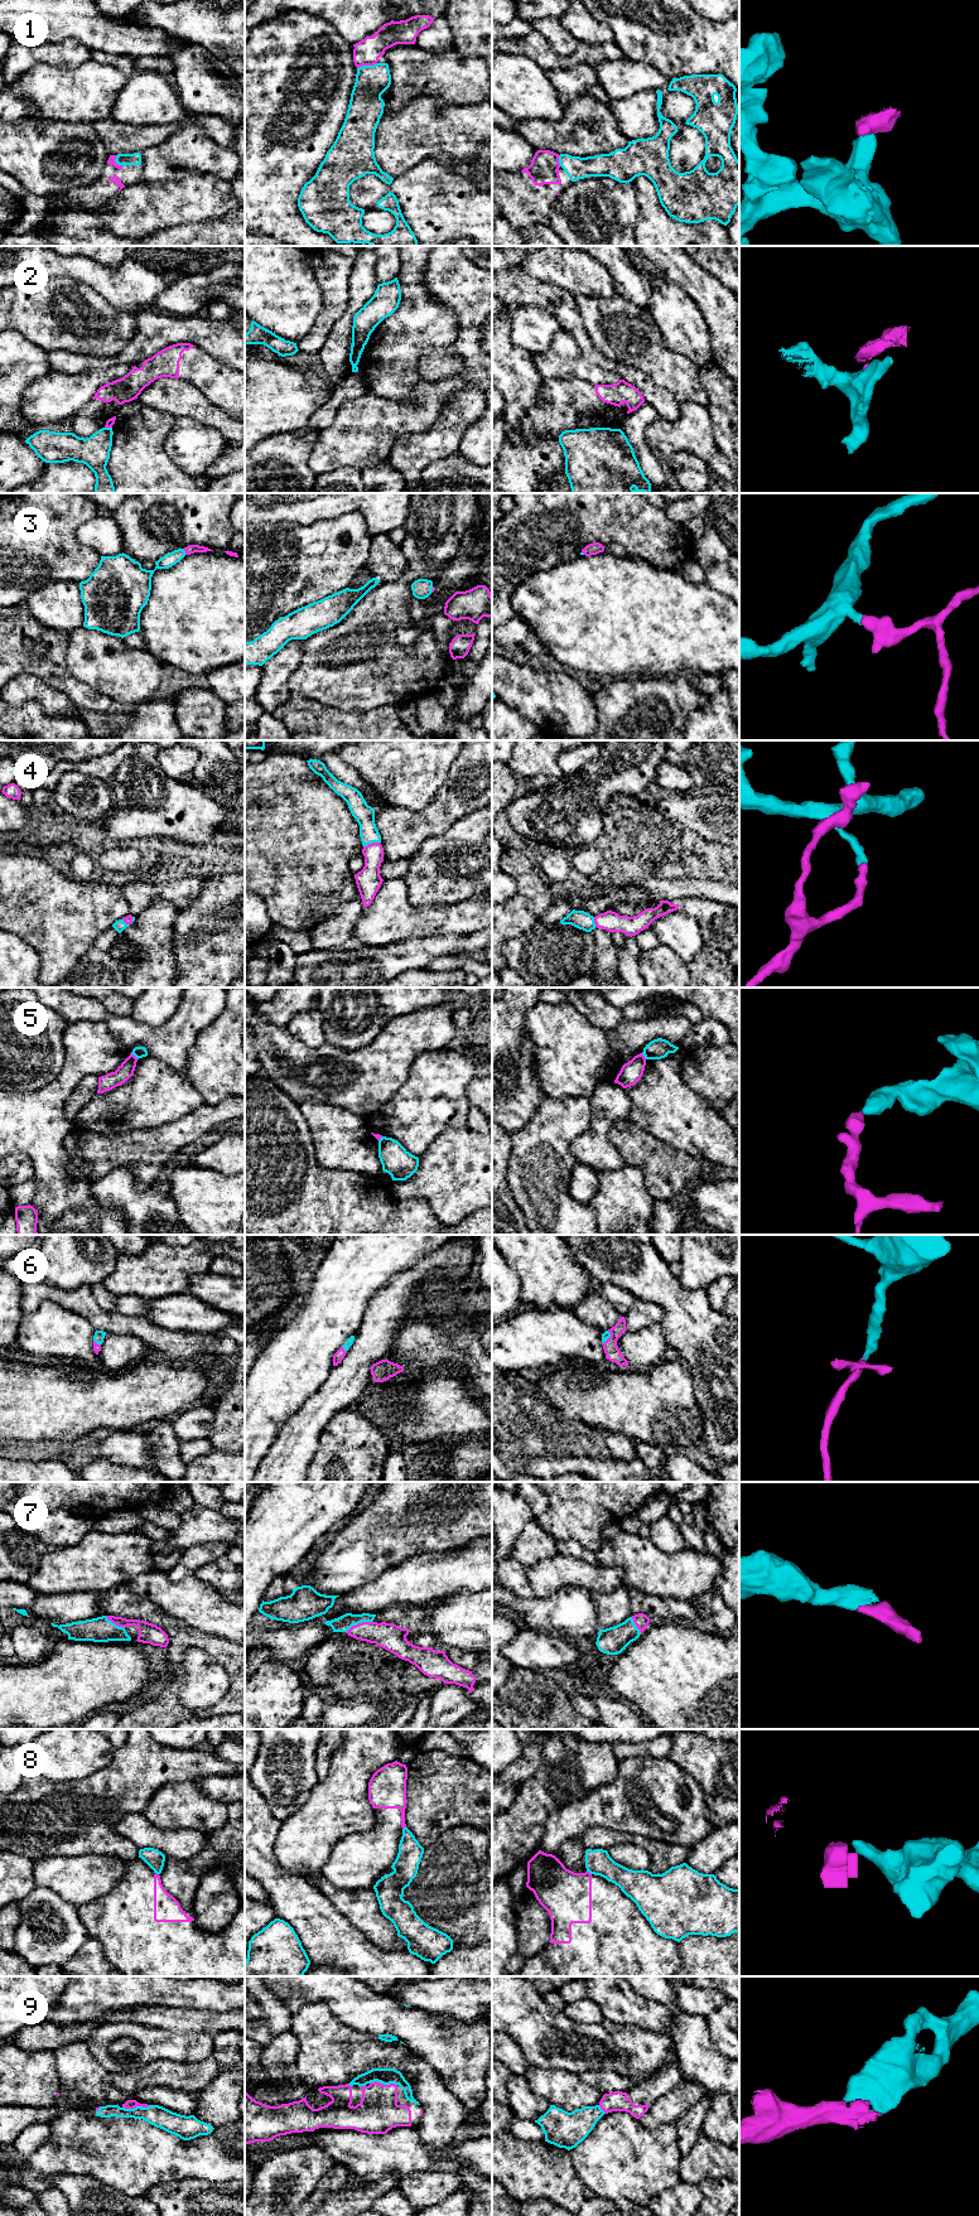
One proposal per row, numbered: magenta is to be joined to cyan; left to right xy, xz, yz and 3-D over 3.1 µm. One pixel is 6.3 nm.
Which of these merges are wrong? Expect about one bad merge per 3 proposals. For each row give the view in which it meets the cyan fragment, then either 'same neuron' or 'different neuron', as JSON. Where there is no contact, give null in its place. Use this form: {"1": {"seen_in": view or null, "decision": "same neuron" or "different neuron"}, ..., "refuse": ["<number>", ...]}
{"1": {"seen_in": "xz", "decision": "same neuron"}, "2": {"seen_in": "xy", "decision": "different neuron"}, "3": {"seen_in": "xy", "decision": "same neuron"}, "4": {"seen_in": "xz", "decision": "same neuron"}, "5": {"seen_in": "xy", "decision": "different neuron"}, "6": {"seen_in": "xz", "decision": "same neuron"}, "7": {"seen_in": "xz", "decision": "same neuron"}, "8": {"seen_in": "yz", "decision": "different neuron"}, "9": {"seen_in": "xz", "decision": "same neuron"}, "refuse": ["2", "5", "8"]}

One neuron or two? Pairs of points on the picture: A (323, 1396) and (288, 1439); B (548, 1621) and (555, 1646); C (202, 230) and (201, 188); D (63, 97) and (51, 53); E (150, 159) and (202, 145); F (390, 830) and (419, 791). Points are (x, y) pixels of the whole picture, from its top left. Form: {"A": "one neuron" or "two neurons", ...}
{"A": "one neuron", "B": "two neurons", "C": "two neurons", "D": "two neurons", "E": "one neuron", "F": "two neurons"}

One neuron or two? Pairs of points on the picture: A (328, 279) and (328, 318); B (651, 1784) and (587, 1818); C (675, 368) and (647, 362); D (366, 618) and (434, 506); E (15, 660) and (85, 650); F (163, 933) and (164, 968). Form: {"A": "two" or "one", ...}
{"A": "one", "B": "one", "C": "one", "D": "one", "E": "two", "F": "one"}

